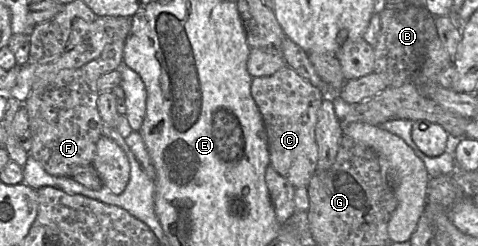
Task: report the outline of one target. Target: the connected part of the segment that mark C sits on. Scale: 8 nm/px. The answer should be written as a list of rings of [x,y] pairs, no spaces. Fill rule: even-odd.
[[[288,65],[272,75],[253,78],[251,95],[263,117],[270,165],[294,187],[307,187],[317,169],[315,127],[325,95]]]

